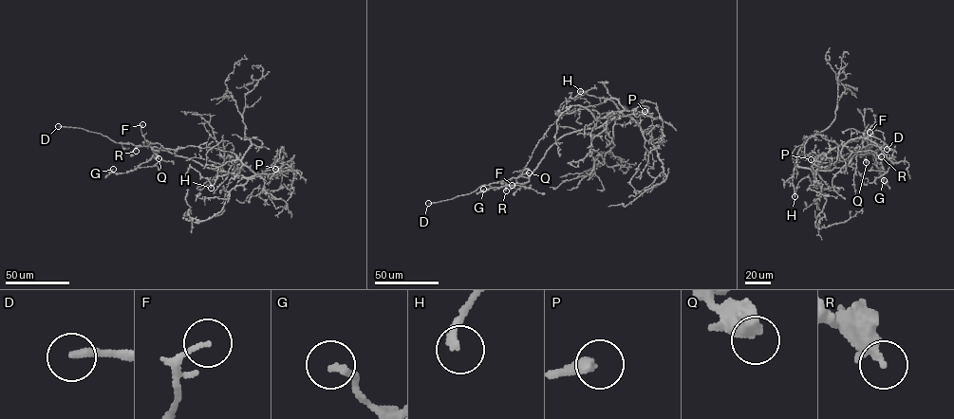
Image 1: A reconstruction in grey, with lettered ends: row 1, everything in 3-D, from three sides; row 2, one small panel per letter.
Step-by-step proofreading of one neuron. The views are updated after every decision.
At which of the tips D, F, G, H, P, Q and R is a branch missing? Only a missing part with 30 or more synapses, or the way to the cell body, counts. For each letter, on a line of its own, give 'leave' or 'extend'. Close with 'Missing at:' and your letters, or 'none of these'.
D: extend
F: leave
G: leave
H: extend
P: extend
Q: leave
R: leave
Missing at: D, H, P

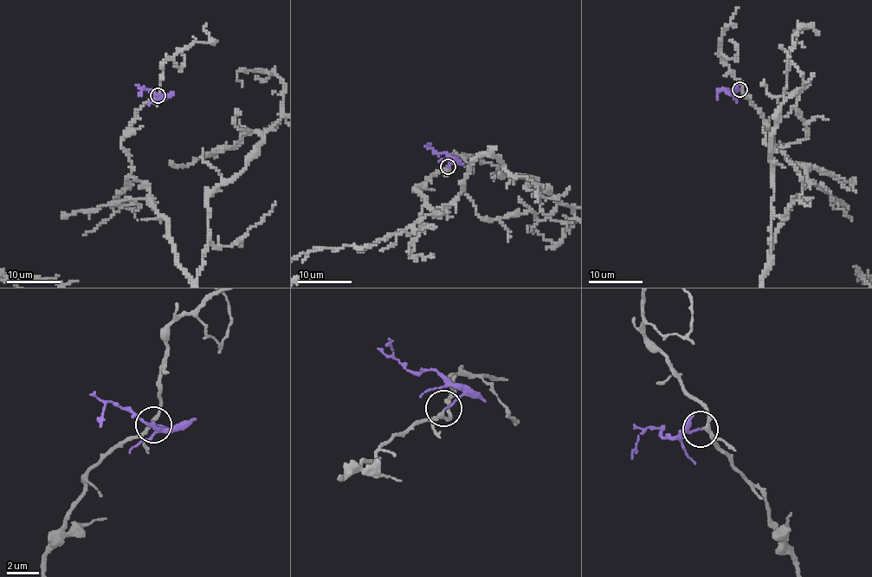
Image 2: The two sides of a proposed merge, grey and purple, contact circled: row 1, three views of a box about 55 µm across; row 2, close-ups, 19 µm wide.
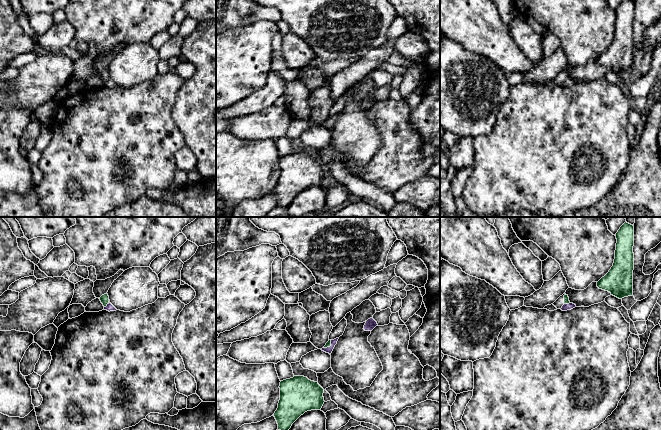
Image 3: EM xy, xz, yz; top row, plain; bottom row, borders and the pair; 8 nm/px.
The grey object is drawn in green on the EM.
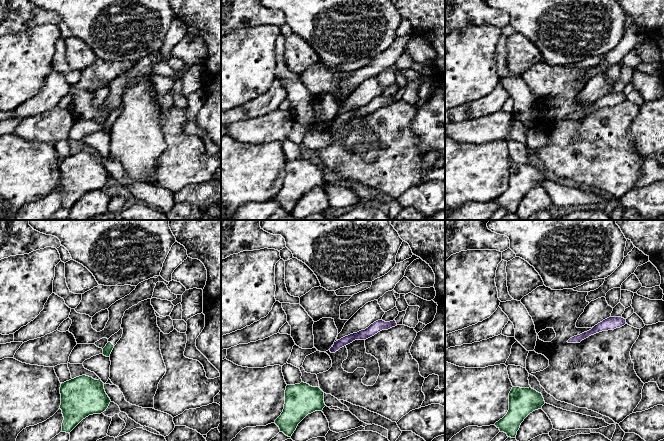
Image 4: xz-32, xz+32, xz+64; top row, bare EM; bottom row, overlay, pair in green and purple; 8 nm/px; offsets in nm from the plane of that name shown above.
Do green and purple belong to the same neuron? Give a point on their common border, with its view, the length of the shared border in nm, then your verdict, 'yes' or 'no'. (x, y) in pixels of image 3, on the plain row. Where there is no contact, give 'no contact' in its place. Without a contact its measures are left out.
meets green in xy at (106, 81); contact 50 nm long; yes

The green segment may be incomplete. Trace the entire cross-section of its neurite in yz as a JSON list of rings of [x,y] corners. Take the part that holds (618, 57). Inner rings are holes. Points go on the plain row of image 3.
[[[623,0],[615,12],[617,19],[613,42],[597,58],[597,63],[622,75],[633,71],[634,2]]]

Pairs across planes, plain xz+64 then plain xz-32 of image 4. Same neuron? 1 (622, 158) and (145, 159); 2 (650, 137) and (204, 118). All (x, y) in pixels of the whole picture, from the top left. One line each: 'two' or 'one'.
1: two
2: one

